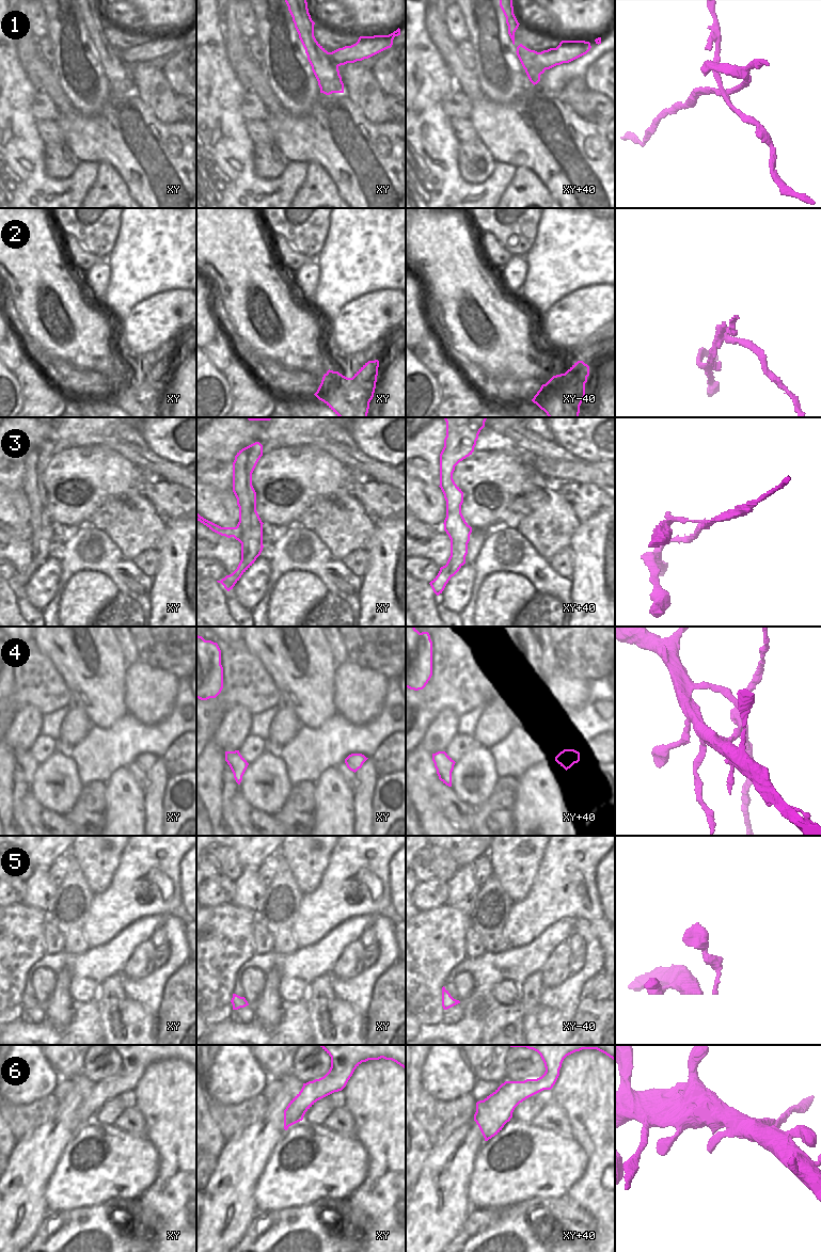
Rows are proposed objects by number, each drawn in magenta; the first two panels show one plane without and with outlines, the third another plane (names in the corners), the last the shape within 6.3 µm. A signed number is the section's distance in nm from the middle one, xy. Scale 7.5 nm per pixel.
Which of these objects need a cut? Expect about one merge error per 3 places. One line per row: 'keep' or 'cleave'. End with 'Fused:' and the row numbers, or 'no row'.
1: cleave
2: cleave
3: cleave
4: cleave
5: keep
6: keep
Fused: 1, 2, 3, 4

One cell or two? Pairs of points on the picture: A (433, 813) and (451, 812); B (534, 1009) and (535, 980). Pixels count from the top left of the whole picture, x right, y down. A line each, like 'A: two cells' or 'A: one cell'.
A: two cells
B: one cell

